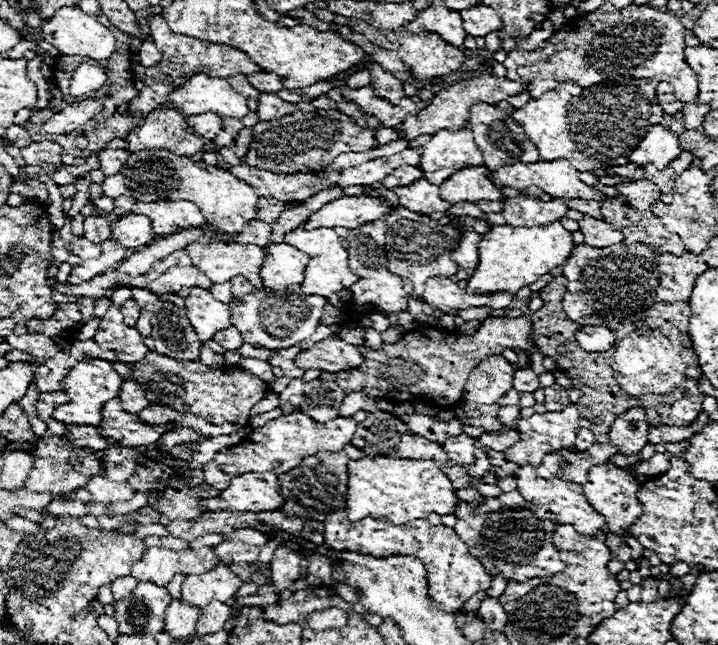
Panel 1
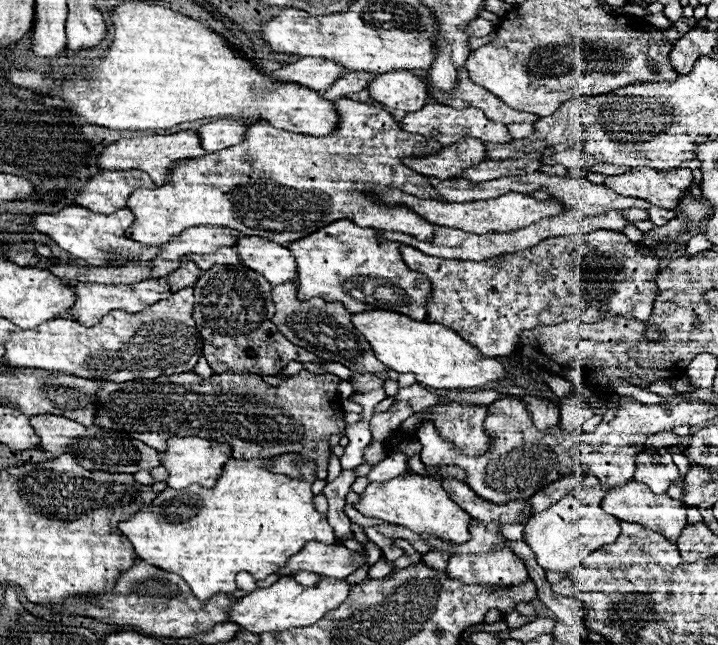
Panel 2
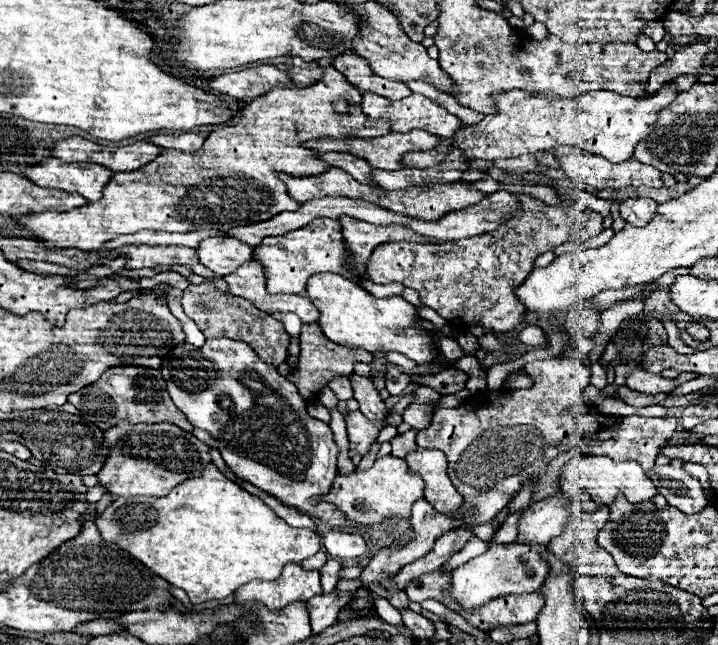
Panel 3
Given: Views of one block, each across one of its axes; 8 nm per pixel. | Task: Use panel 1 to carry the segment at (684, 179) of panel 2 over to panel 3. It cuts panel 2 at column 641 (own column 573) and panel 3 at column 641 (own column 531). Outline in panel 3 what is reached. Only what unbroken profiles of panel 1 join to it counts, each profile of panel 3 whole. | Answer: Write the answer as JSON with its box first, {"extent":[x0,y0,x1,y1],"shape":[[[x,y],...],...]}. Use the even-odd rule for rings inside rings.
{"extent":[558,154,664,190],"shape":[[[568,154],[558,156],[560,170],[574,180],[580,180],[586,186],[592,186],[596,190],[602,188],[624,188],[624,186],[652,186],[652,188],[664,188],[660,180],[660,170],[642,164],[638,160],[626,160],[620,164],[614,164],[606,160],[604,156],[596,154]]]}

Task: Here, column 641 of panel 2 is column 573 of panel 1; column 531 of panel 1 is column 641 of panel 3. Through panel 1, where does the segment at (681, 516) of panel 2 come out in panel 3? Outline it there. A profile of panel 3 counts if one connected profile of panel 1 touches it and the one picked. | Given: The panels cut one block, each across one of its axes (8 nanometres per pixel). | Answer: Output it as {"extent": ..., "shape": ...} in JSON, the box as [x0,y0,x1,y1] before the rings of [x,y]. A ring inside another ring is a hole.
{"extent":[562,456,658,504],"shape":[[[576,456],[562,468],[562,476],[564,480],[584,488],[592,498],[614,500],[618,494],[624,494],[630,503],[635,504],[651,500],[658,493],[654,482],[648,480],[644,468],[634,460],[614,462],[608,456]]]}

